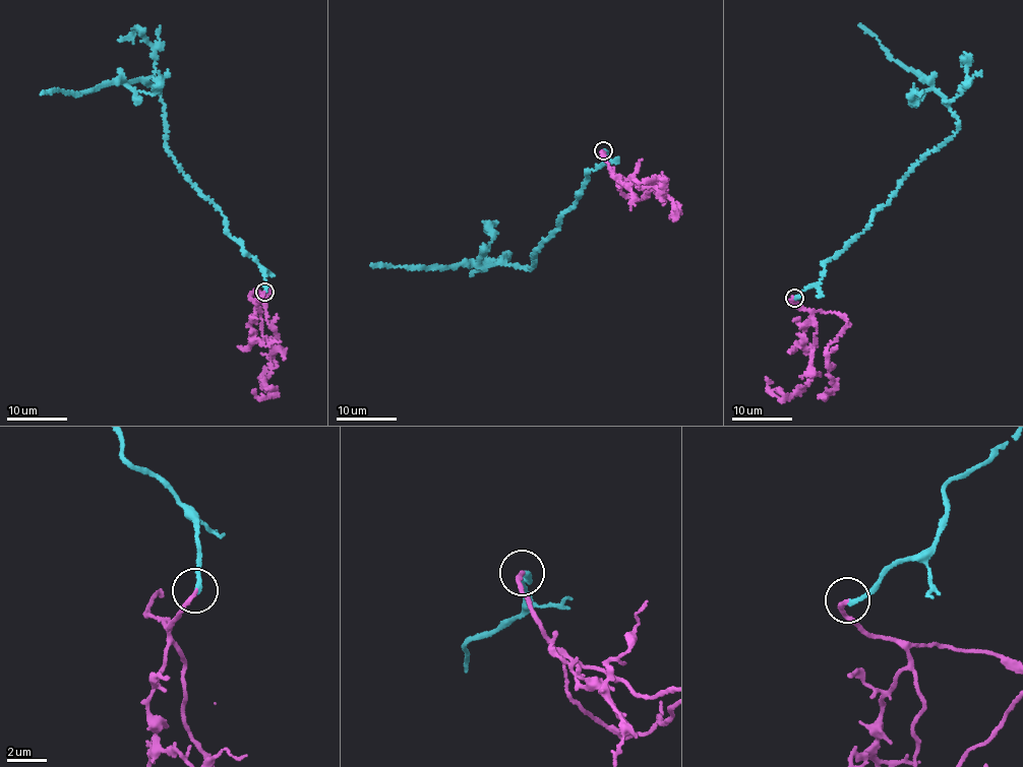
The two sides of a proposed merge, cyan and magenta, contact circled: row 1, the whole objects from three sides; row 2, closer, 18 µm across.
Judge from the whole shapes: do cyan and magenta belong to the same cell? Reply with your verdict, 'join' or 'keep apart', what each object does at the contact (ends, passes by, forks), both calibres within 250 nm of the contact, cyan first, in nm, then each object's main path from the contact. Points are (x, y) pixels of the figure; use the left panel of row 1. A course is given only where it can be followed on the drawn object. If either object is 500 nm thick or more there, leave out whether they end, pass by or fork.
join; cyan ends; magenta ends; calibres 240 and 200 nm; course cyan (264, 292), (258, 262), (227, 233), (217, 207), (167, 150), (160, 90), (140, 79), (81, 92), (41, 92); course magenta (264, 292), (256, 302), (261, 333), (273, 349), (263, 383), (276, 393), (261, 399), (255, 390)

